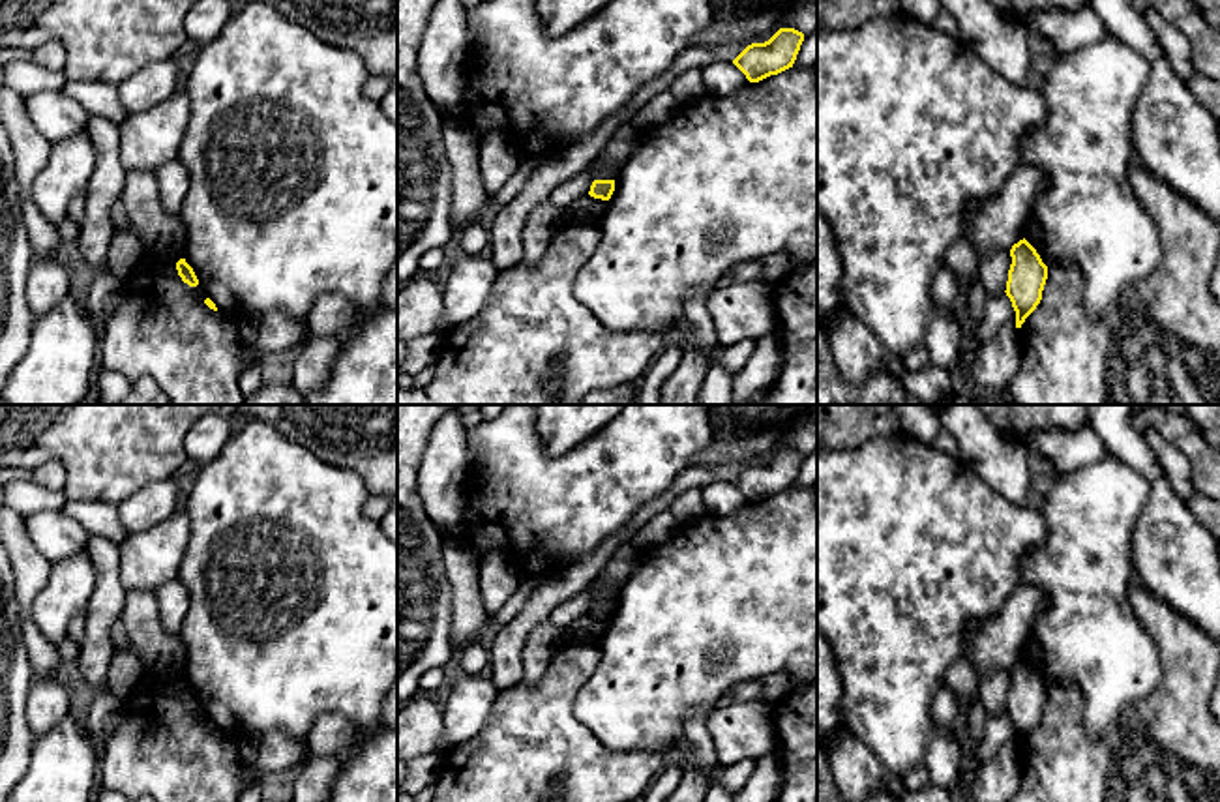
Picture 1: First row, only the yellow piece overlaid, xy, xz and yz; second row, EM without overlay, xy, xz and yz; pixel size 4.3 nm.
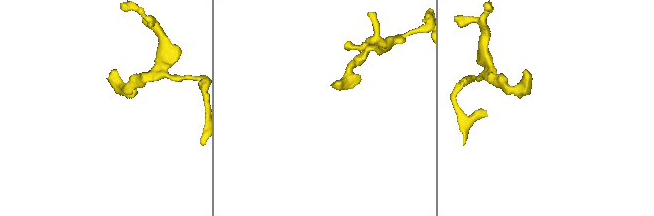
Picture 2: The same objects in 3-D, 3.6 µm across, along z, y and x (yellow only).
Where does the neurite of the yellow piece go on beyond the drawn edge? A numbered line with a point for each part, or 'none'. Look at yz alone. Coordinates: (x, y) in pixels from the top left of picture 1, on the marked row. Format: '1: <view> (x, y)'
none

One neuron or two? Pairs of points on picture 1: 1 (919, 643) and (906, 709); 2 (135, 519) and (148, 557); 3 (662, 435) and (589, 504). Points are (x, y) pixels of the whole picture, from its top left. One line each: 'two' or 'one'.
1: one
2: two
3: one

